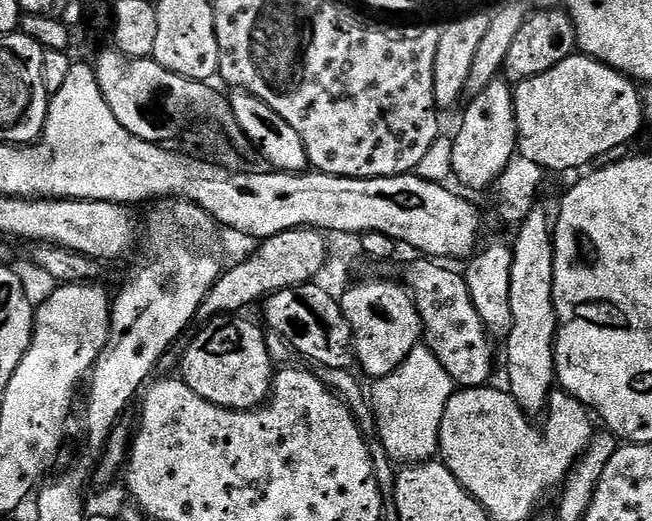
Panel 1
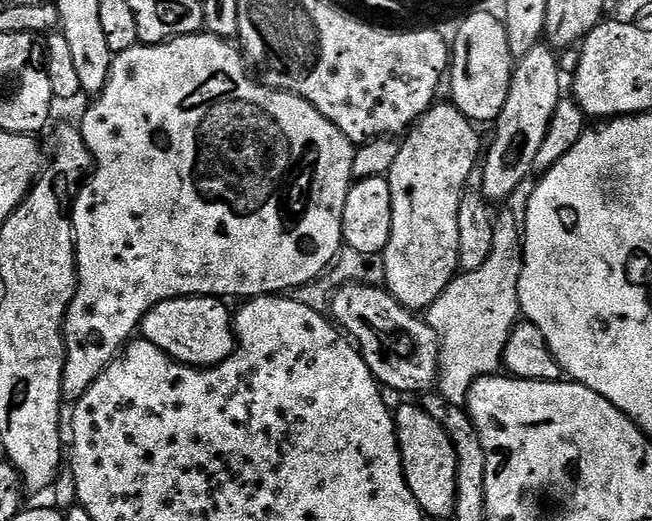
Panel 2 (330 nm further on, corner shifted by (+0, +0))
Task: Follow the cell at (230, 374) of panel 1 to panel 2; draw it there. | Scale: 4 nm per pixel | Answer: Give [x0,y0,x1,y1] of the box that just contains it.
[139,296,236,368]

